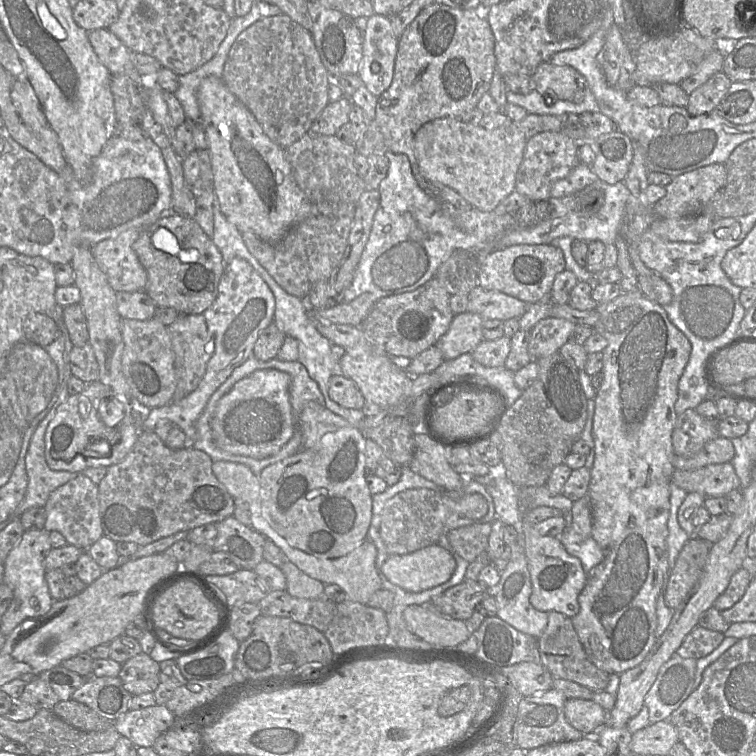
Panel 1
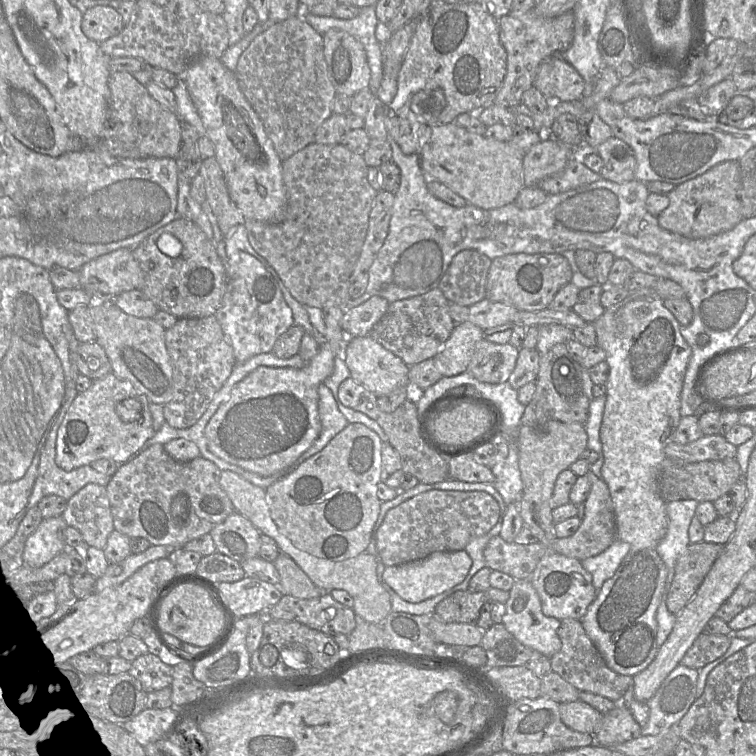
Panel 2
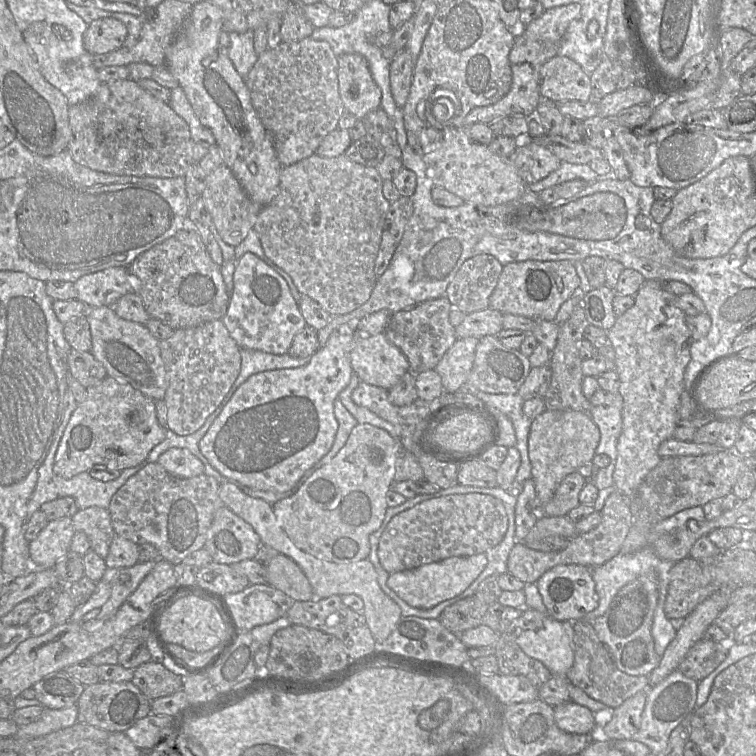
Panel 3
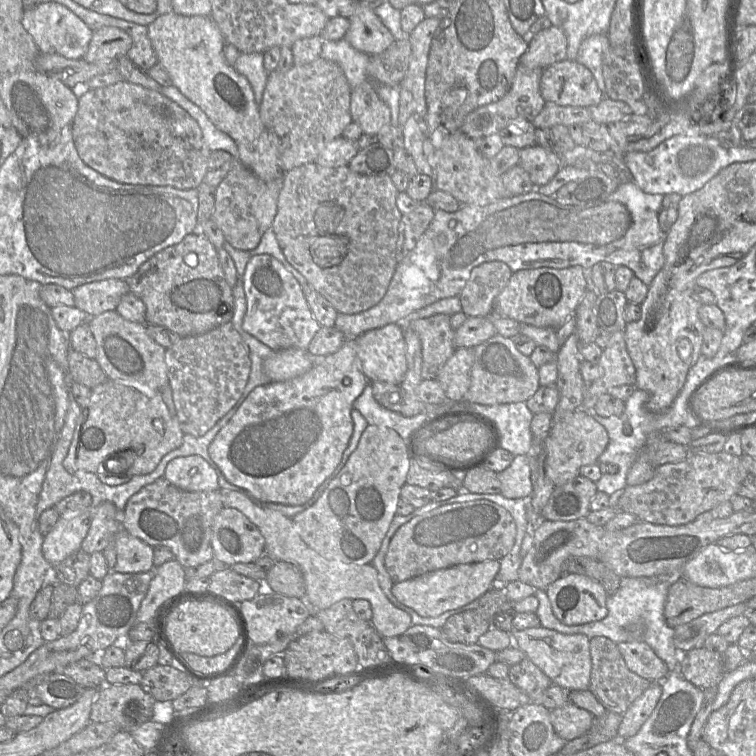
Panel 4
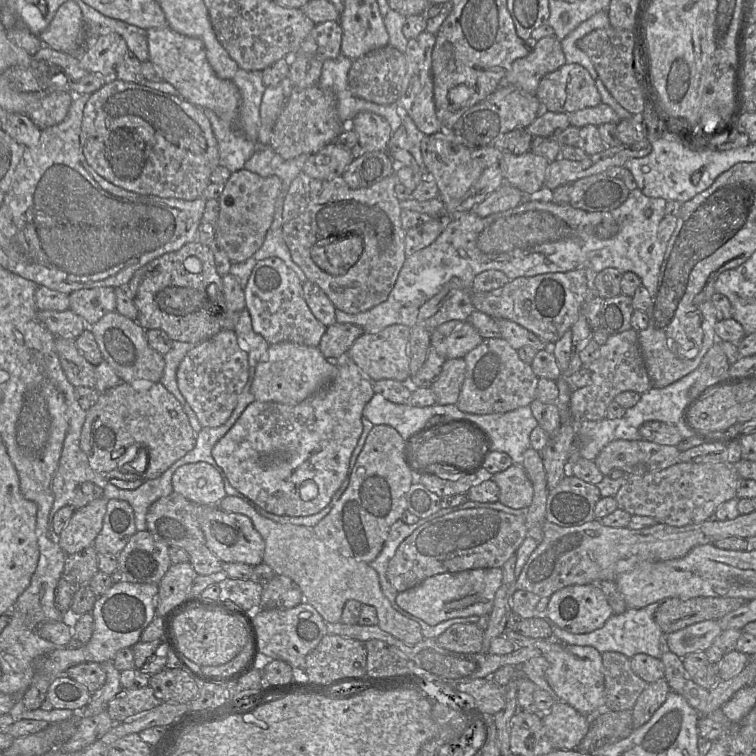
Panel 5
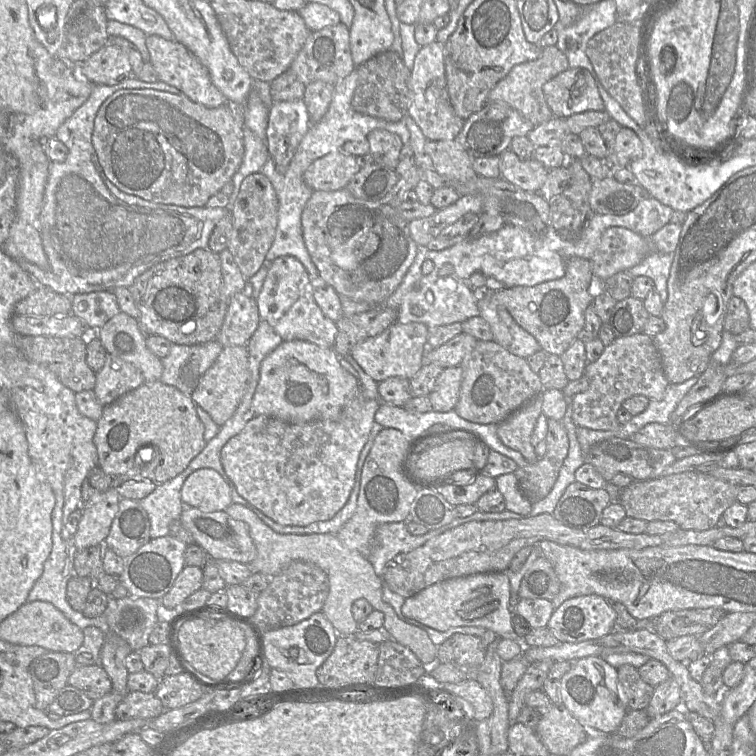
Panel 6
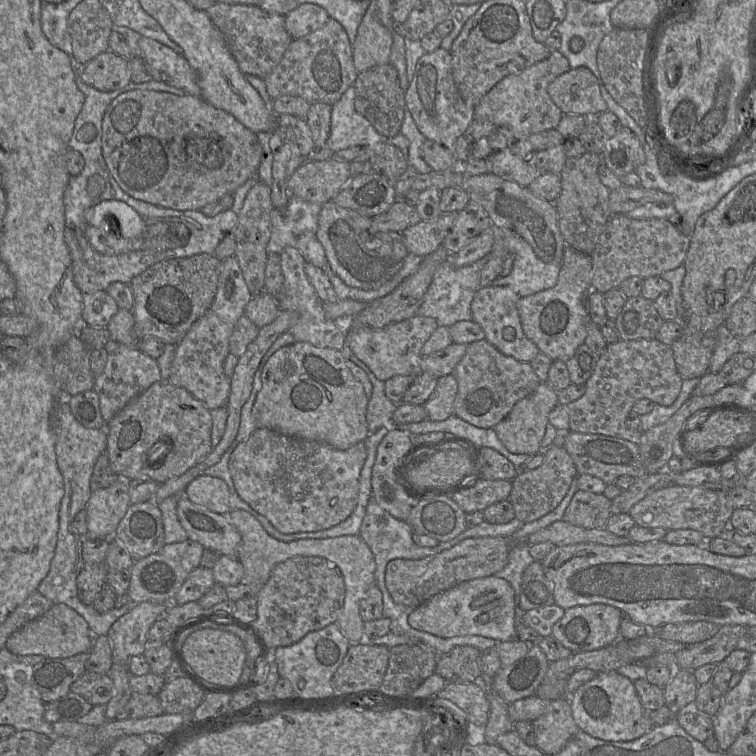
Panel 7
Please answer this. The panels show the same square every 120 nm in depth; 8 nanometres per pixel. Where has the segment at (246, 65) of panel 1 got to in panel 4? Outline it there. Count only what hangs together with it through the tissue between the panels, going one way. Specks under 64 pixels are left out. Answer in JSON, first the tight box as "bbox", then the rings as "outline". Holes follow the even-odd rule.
{"bbox":[258,57,352,172],"outline":[[[322,57],[308,64],[293,65],[287,72],[275,70],[268,74],[262,101],[258,104],[259,116],[273,137],[279,166],[283,172],[314,162],[327,143],[341,137],[345,127],[352,122],[350,95],[351,88],[341,68]]]}

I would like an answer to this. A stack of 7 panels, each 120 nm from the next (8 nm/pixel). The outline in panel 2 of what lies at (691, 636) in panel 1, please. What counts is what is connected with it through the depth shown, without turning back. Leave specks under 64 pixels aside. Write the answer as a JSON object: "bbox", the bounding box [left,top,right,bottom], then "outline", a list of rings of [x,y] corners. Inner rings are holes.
{"bbox":[680,633,730,670],"outline":[[[701,633],[680,664],[699,670],[721,657],[728,650],[730,642],[730,636]]]}

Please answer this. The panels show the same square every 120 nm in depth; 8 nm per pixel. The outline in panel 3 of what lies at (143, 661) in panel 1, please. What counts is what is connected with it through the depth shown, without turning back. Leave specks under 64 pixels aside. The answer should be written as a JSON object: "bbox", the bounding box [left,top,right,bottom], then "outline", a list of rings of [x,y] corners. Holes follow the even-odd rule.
{"bbox":[131,661,184,701],"outline":[[[149,661],[134,669],[131,682],[151,701],[182,689],[184,677]]]}

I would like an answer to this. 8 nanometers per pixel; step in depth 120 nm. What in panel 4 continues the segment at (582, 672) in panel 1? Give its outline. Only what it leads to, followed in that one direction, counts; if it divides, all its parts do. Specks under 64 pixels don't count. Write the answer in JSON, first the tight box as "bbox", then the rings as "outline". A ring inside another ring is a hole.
{"bbox":[589,636,653,715],"outline":[[[597,636],[591,638],[589,642],[592,663],[589,690],[607,711],[623,715],[632,702],[653,682],[630,671],[617,644],[609,638]]]}

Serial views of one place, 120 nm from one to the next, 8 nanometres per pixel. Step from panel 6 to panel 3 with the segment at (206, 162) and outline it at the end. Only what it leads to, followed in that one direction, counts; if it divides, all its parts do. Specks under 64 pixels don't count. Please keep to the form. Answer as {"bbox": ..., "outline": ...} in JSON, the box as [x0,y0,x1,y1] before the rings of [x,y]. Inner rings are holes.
{"bbox":[68,79,195,177],"outline":[[[132,79],[101,83],[89,99],[69,108],[70,139],[68,151],[74,161],[92,170],[113,175],[137,177],[184,177],[195,164],[188,124],[169,104],[155,98]]]}

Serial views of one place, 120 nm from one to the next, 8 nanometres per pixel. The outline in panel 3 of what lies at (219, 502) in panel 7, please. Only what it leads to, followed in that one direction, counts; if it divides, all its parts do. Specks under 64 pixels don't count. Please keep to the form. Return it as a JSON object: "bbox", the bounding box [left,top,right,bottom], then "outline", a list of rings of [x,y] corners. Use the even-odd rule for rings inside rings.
{"bbox":[158,448,205,478],"outline":[[[170,448],[160,455],[158,463],[170,474],[190,478],[205,473],[203,462],[186,448]]]}

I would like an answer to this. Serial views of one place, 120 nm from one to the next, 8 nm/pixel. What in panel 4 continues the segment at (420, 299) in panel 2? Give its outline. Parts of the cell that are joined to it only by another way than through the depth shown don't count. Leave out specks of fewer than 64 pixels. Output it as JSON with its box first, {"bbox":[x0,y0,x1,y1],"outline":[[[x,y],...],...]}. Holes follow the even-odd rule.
{"bbox":[403,314,456,379],"outline":[[[434,314],[405,322],[403,327],[411,328],[420,339],[422,379],[436,379],[439,370],[456,349],[454,344],[455,330],[450,326],[450,316]]]}

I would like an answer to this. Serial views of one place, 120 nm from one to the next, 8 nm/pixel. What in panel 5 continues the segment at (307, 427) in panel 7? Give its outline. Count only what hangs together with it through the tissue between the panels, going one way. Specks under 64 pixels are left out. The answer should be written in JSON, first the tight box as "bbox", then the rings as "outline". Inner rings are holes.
{"bbox":[252,342,338,405],"outline":[[[293,342],[271,344],[256,367],[252,394],[259,402],[294,405],[325,387],[338,374],[338,367],[329,363],[318,347]]]}

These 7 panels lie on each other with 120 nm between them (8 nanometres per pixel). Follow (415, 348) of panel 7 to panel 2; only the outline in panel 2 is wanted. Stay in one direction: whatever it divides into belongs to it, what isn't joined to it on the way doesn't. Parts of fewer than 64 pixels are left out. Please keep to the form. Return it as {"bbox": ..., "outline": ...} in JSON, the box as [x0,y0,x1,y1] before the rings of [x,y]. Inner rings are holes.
{"bbox":[342,335,410,397],"outline":[[[369,335],[348,338],[342,355],[349,369],[350,378],[363,385],[377,397],[390,394],[409,384],[410,366],[406,365],[399,357],[385,349]]]}

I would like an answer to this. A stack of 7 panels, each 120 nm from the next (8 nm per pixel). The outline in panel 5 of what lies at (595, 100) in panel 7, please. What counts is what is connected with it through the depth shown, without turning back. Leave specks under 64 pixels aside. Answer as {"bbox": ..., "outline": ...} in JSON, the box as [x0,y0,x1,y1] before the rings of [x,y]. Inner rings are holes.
{"bbox":[536,63,602,114],"outline":[[[569,63],[546,74],[536,96],[543,110],[554,113],[571,114],[602,102],[590,73],[579,64]]]}

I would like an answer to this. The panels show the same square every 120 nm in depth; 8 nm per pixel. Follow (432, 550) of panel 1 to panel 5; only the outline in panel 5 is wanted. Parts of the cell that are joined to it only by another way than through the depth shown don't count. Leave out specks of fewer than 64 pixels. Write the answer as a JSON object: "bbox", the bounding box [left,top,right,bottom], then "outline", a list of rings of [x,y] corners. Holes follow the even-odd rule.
{"bbox":[396,568,502,626],"outline":[[[479,568],[438,574],[415,587],[398,592],[396,602],[403,610],[431,626],[453,618],[480,617],[491,613],[494,597],[502,584],[502,579],[502,568]]]}

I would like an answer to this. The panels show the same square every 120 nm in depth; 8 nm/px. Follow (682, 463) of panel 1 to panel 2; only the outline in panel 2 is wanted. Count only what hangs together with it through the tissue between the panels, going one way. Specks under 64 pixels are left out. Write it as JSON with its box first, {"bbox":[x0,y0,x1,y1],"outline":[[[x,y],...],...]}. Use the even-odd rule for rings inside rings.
{"bbox":[664,435,737,463],"outline":[[[710,435],[686,445],[671,442],[666,445],[664,453],[668,459],[697,463],[735,458],[737,447],[721,435]]]}

